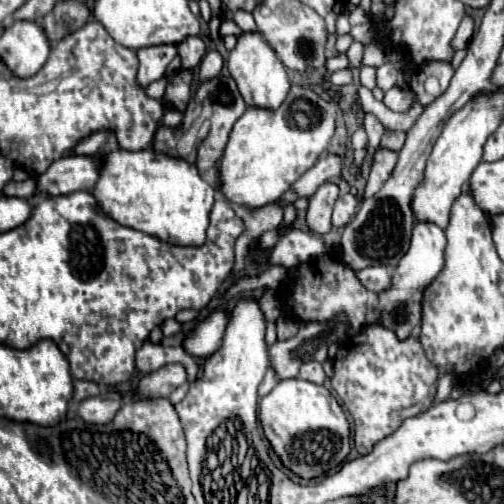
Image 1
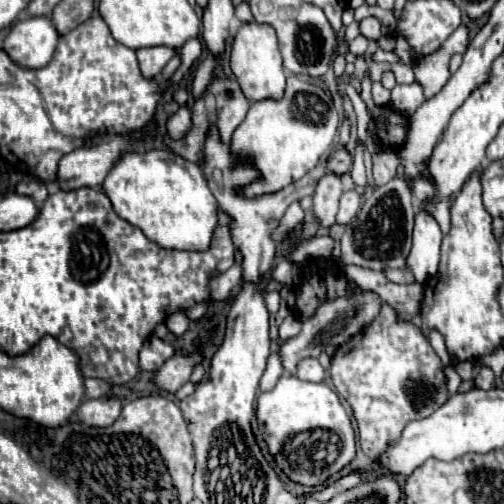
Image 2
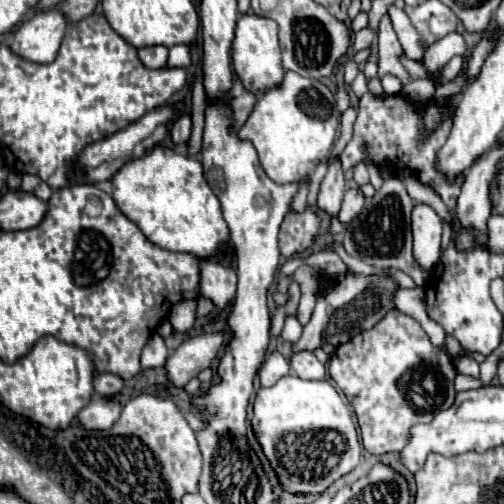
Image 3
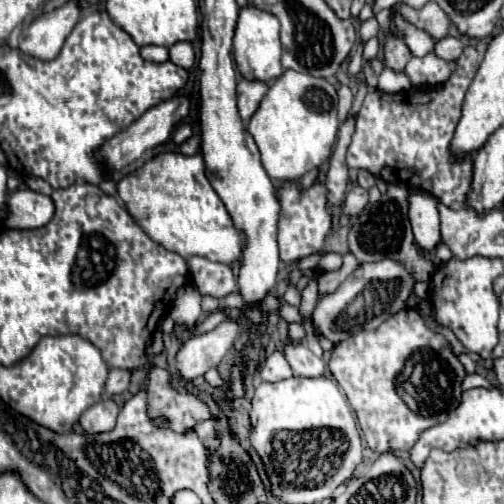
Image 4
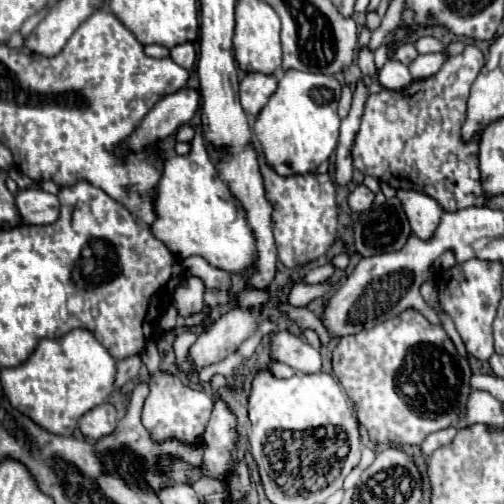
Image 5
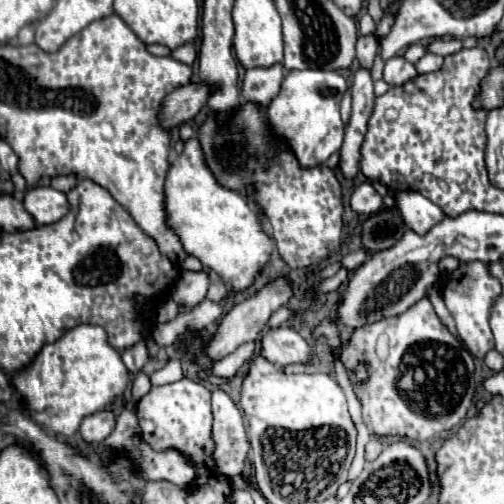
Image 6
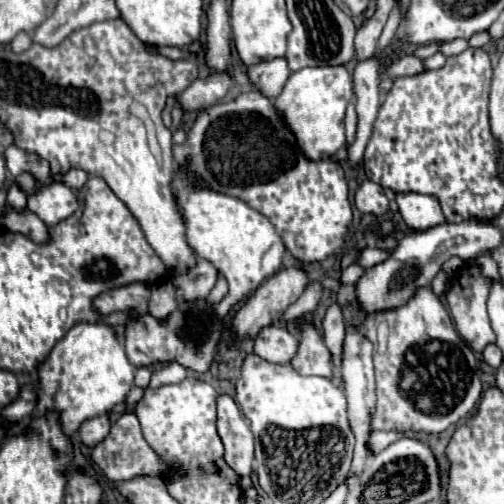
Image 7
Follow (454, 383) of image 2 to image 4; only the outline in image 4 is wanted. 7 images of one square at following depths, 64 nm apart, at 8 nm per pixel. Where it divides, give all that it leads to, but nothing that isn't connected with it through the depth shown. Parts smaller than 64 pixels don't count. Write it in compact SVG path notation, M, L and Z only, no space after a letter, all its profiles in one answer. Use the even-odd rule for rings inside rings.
M468 374L468 376L462 380L462 388L464 388L464 390L480 388L480 386L484 386L484 388L492 388L492 384L490 384L484 376L480 376L480 374Z

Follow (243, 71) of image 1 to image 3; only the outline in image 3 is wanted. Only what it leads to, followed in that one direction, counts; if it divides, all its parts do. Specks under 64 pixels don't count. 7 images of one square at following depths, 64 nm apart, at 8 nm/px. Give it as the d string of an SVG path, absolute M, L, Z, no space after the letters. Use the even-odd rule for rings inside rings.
M254 14L240 16L236 26L236 38L232 42L232 70L242 80L244 88L256 96L282 86L284 68L282 68L282 56L278 46L278 28L274 20L260 18Z

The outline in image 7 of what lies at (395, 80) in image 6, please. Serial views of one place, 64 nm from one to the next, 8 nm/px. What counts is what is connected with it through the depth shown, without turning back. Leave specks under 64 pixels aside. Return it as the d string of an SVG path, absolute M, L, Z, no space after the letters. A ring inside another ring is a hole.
M400 56L398 60L394 60L390 66L388 66L388 78L396 80L396 78L402 78L402 76L414 76L414 74L420 74L424 68L422 68L422 60L416 58L416 56Z

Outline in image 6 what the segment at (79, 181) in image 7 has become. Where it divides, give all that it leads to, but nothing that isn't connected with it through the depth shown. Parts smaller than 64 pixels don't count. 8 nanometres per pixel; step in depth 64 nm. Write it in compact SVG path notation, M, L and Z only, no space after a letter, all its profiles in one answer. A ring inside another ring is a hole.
M58 176L58 178L52 178L50 180L50 186L54 190L60 190L60 192L68 192L74 184L76 184L76 178L74 176Z

